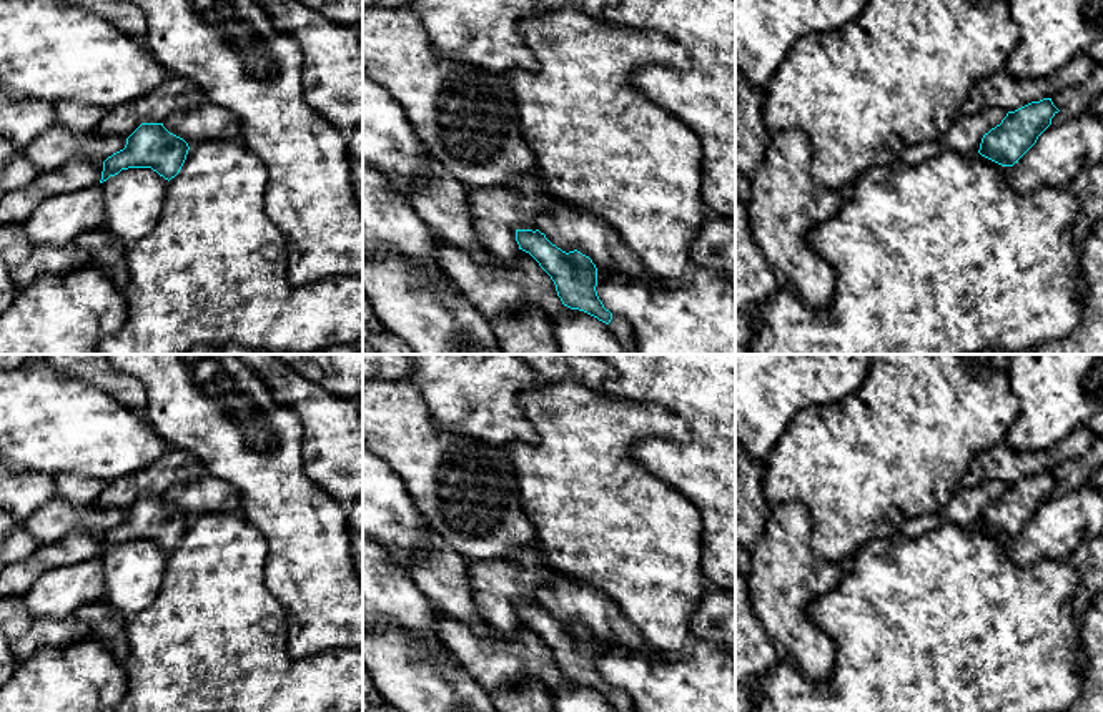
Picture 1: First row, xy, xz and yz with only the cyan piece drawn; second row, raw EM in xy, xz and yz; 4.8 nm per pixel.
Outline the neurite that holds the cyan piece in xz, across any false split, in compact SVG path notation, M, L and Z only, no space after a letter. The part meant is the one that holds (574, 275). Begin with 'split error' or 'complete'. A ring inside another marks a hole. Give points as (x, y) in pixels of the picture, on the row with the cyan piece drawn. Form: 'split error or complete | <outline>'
split error | M516 230L519 250L529 253L551 276L562 304L584 311L606 323L617 343L636 354L636 343L629 323L604 308L597 296L597 268L581 251L562 251L552 245L539 230Z

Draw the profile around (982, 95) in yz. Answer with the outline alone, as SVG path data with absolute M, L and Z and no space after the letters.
M1086 55L1075 57L1061 70L1035 80L1016 80L1005 72L977 82L962 105L958 116L978 113L983 108L1002 106L1015 111L1031 101L1051 98L1058 91L1085 83L1098 65Z

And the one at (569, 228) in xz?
M552 198L552 208L537 216L537 230L562 251L581 251L596 268L642 273L645 266L602 218Z

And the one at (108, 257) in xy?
M106 248L103 251L93 253L90 263L103 268L118 289L123 289L126 286L130 274L121 253Z

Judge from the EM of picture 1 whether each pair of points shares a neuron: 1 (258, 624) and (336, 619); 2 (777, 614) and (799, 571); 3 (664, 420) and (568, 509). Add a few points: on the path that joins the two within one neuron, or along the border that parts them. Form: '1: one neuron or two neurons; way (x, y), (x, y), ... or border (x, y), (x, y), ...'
1: two neurons; border (267, 589), (286, 619), (286, 651), (308, 656)
2: one neuron; way (781, 604), (789, 593), (789, 581)
3: one neuron; way (636, 426), (581, 481)

